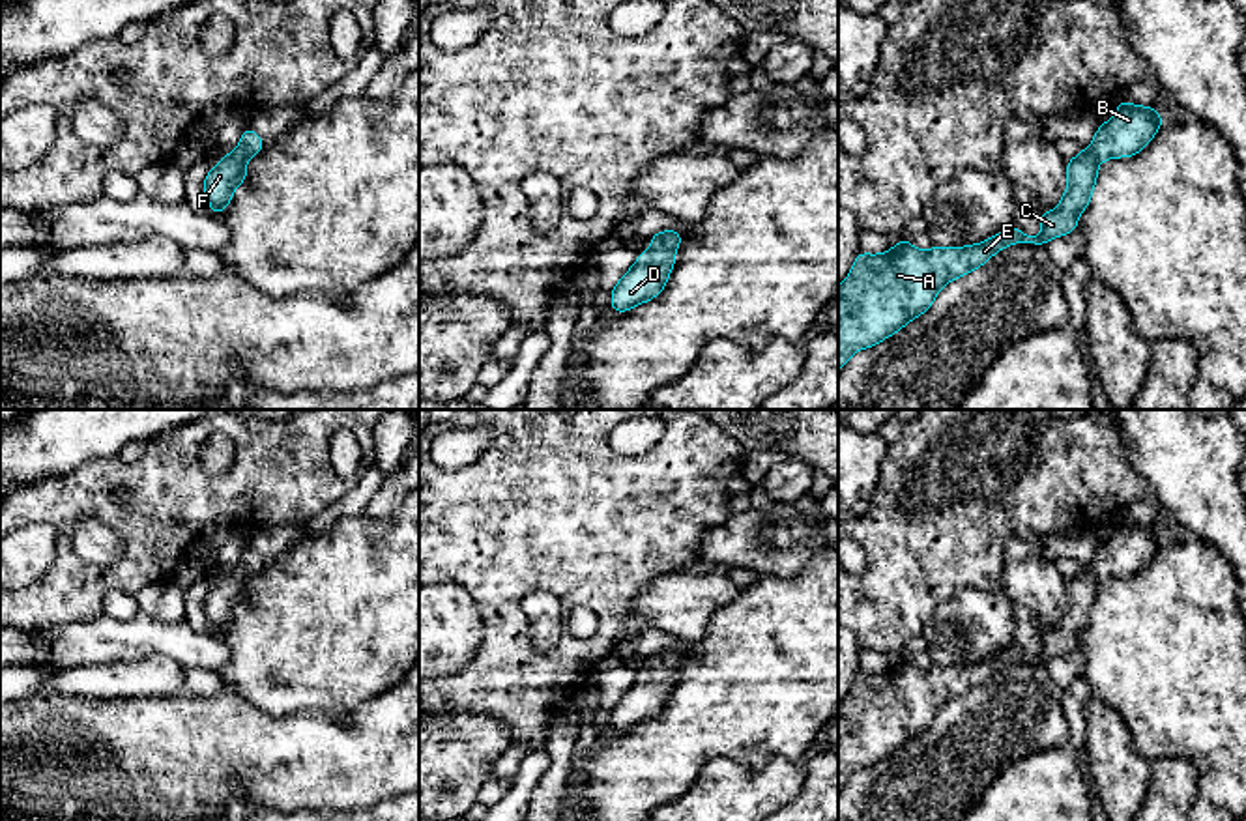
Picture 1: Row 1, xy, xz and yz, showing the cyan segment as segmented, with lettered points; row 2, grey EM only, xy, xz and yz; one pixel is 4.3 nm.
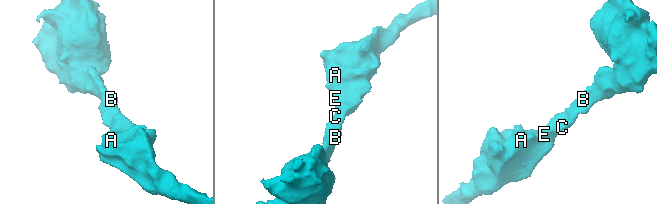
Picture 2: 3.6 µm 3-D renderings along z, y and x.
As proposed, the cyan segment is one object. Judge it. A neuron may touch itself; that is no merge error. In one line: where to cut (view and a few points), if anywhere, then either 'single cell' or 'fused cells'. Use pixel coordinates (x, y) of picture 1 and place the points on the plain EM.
cut none; single cell

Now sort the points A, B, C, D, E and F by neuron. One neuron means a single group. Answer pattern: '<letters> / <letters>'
A B C D E F

